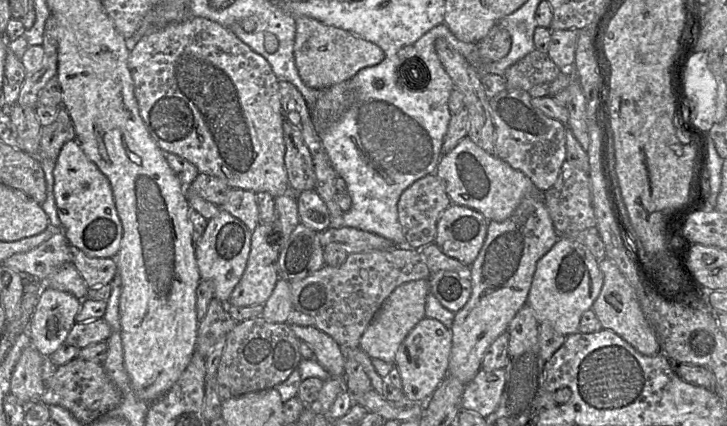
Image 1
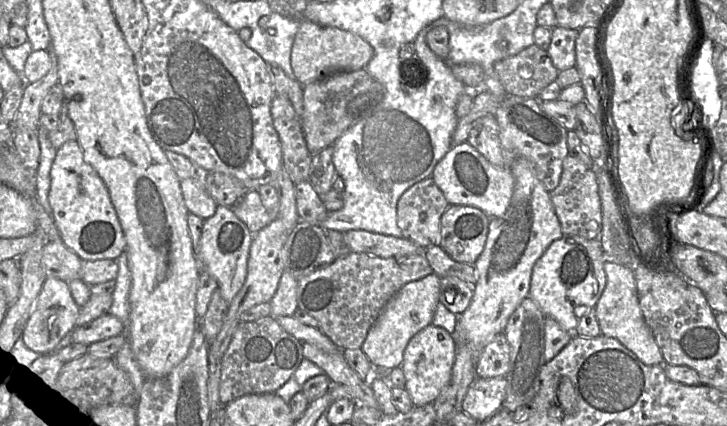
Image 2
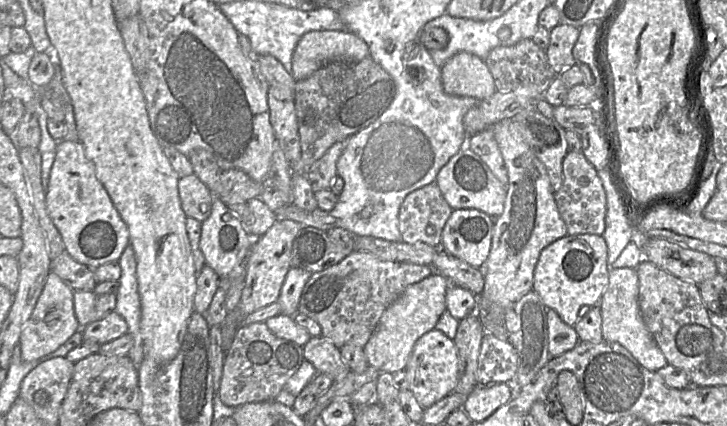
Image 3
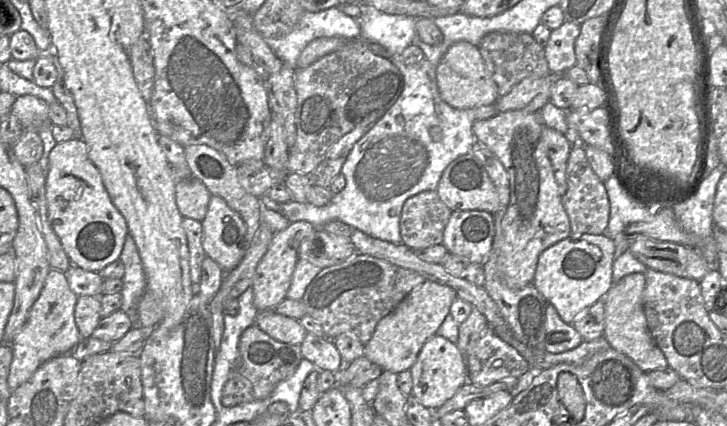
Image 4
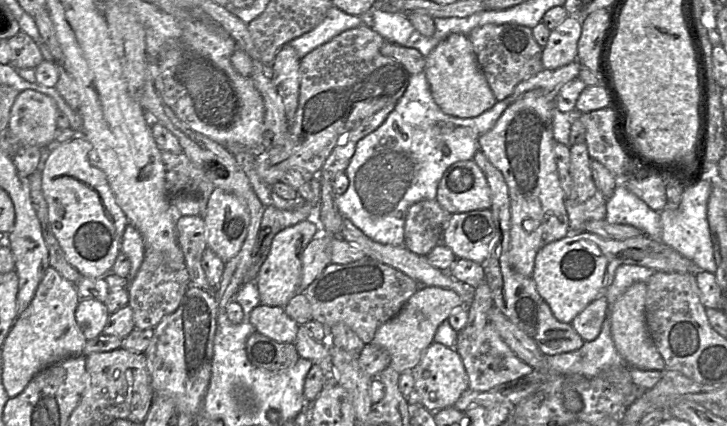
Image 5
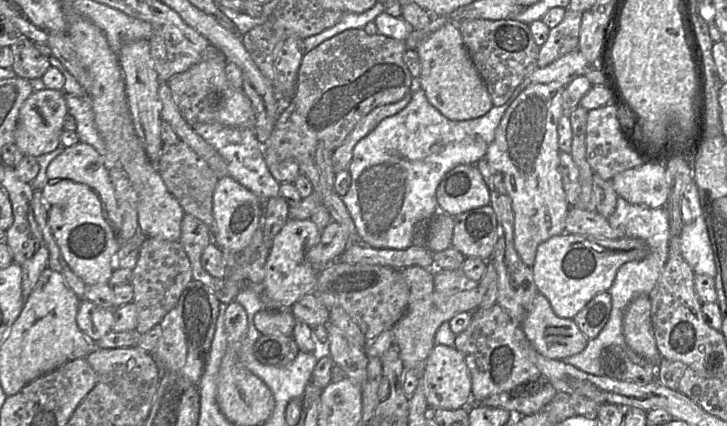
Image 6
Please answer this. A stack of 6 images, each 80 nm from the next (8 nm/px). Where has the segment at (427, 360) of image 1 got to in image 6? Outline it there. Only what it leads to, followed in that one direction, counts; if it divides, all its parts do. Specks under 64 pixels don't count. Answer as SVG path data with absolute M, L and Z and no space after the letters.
M434 345L424 362L423 379L429 409L455 410L470 404L471 375L455 347Z

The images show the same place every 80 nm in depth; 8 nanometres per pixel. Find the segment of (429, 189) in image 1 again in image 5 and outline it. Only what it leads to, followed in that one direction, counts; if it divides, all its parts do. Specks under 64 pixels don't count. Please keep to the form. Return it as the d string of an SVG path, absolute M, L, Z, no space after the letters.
M436 199L412 204L404 224L404 246L418 255L426 256L442 243L443 231L450 216Z

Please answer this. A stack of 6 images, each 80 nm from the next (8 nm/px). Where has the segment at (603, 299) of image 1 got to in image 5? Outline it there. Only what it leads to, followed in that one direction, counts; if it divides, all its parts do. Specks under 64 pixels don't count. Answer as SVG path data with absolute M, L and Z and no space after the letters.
M647 283L632 284L614 303L610 312L611 334L619 355L629 367L642 370L666 369L665 362L650 336L645 314Z

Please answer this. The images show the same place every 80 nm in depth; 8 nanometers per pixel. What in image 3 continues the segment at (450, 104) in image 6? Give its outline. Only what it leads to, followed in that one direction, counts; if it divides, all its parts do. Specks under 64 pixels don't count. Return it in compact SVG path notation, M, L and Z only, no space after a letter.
M458 52L441 67L444 91L452 96L484 100L497 90L484 60L469 52Z

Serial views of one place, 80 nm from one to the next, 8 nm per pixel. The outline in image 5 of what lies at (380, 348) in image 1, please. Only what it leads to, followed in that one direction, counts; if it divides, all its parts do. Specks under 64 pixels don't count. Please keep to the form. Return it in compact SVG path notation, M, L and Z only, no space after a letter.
M420 286L395 317L377 329L371 343L388 352L391 359L389 366L394 370L400 374L412 371L419 364L425 350L434 341L438 327L446 319L448 320L454 310L463 306L465 303L453 290L437 286Z

